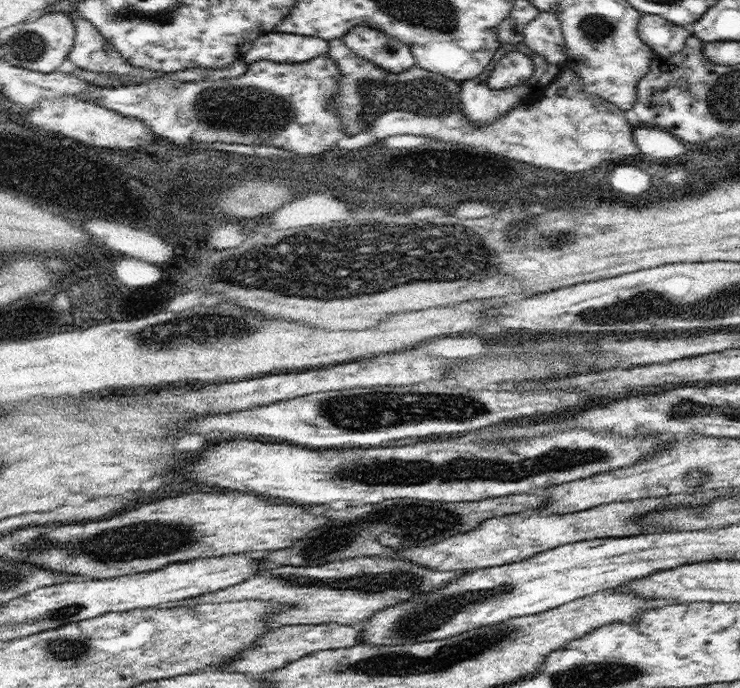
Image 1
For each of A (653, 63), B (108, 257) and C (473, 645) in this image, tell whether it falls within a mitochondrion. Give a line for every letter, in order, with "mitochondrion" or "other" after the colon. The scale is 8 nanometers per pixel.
A: other
B: other
C: mitochondrion

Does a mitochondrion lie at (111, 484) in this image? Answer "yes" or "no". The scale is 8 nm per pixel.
no

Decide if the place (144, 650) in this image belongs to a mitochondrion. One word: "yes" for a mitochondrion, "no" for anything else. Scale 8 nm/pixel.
no

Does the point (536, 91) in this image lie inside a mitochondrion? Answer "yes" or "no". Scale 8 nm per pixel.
no

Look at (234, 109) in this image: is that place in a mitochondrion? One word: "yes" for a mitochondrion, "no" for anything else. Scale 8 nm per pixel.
yes

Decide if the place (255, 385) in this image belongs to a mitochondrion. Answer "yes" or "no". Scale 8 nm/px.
no

